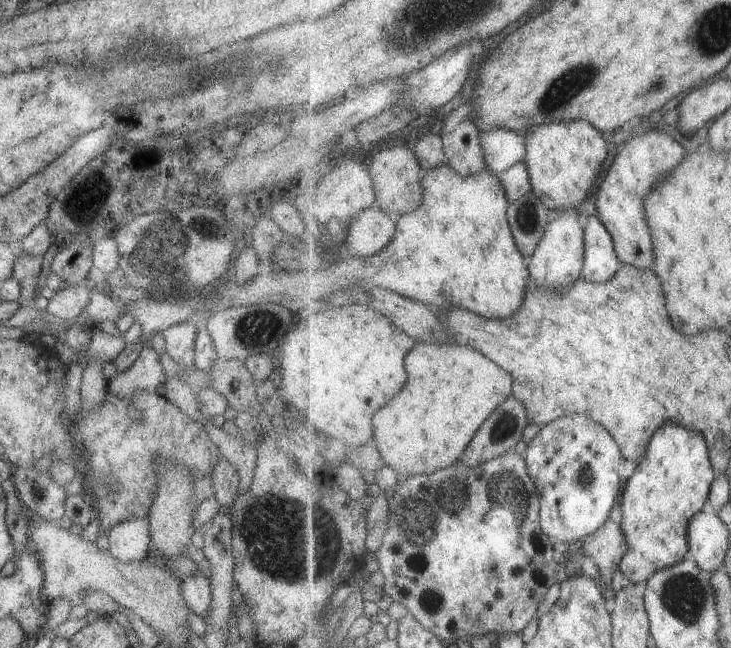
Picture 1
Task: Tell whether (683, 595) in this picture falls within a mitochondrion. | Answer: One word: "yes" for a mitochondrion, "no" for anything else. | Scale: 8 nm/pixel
yes

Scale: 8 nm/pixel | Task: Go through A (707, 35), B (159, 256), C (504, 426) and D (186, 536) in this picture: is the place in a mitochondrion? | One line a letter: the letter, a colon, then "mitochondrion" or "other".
A: mitochondrion
B: mitochondrion
C: mitochondrion
D: other

